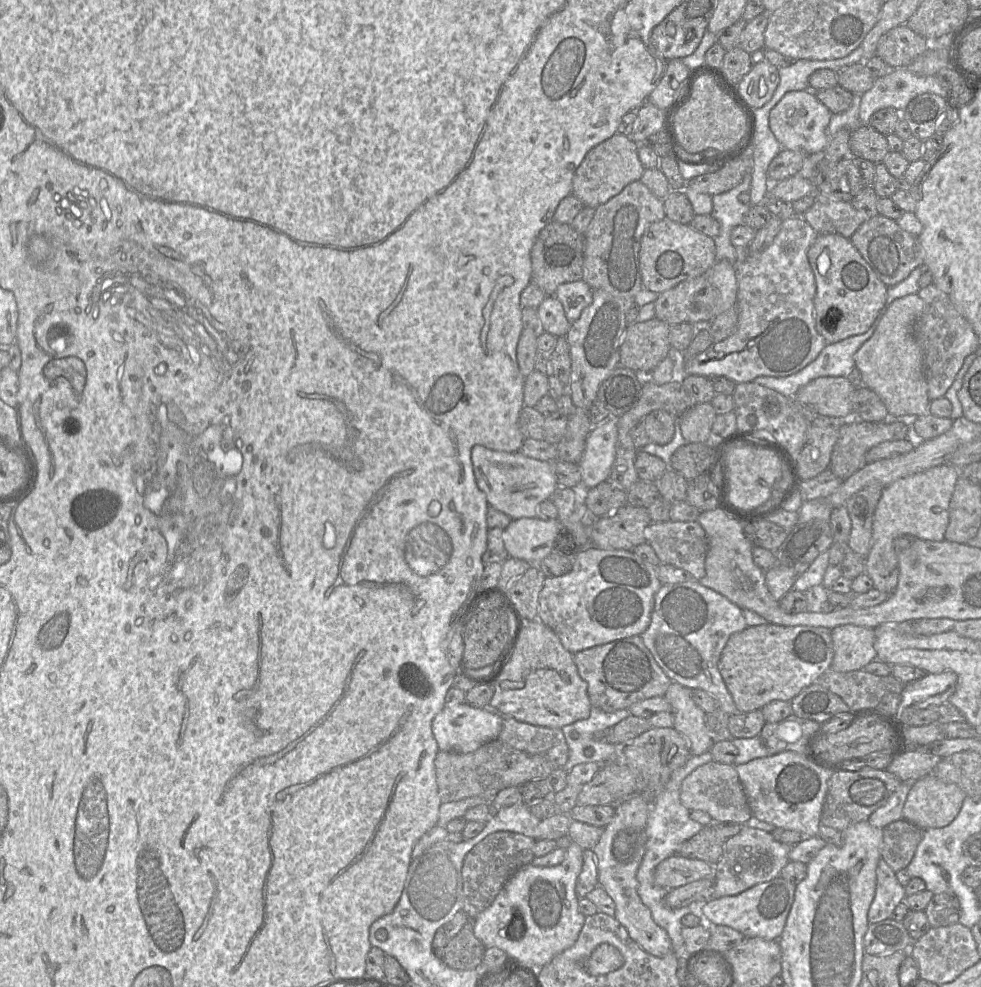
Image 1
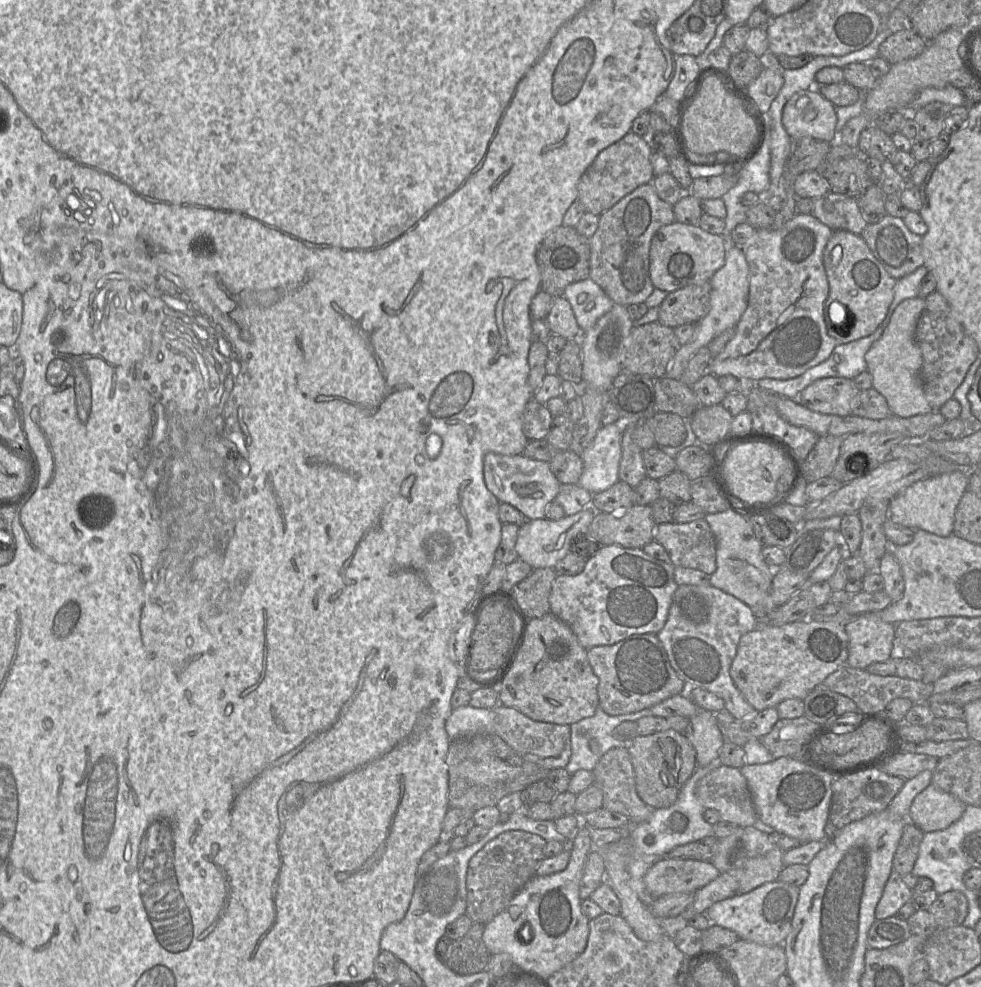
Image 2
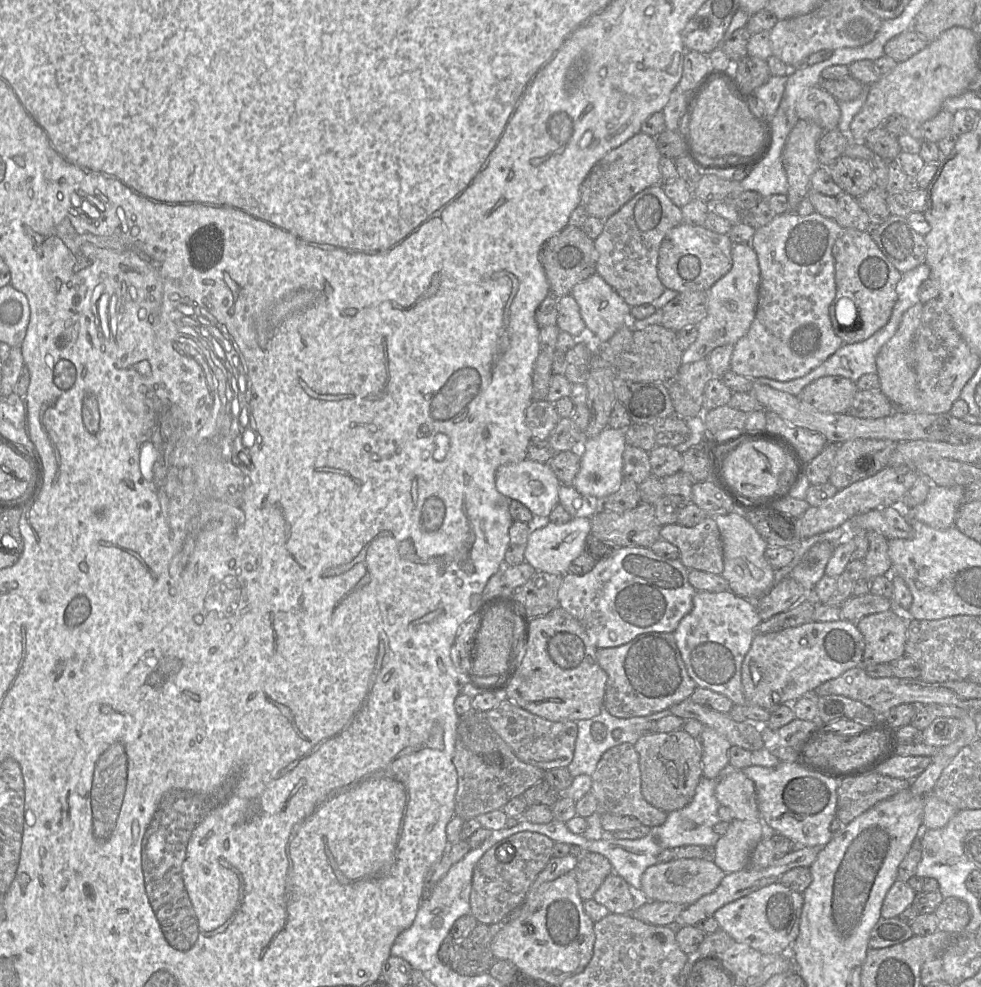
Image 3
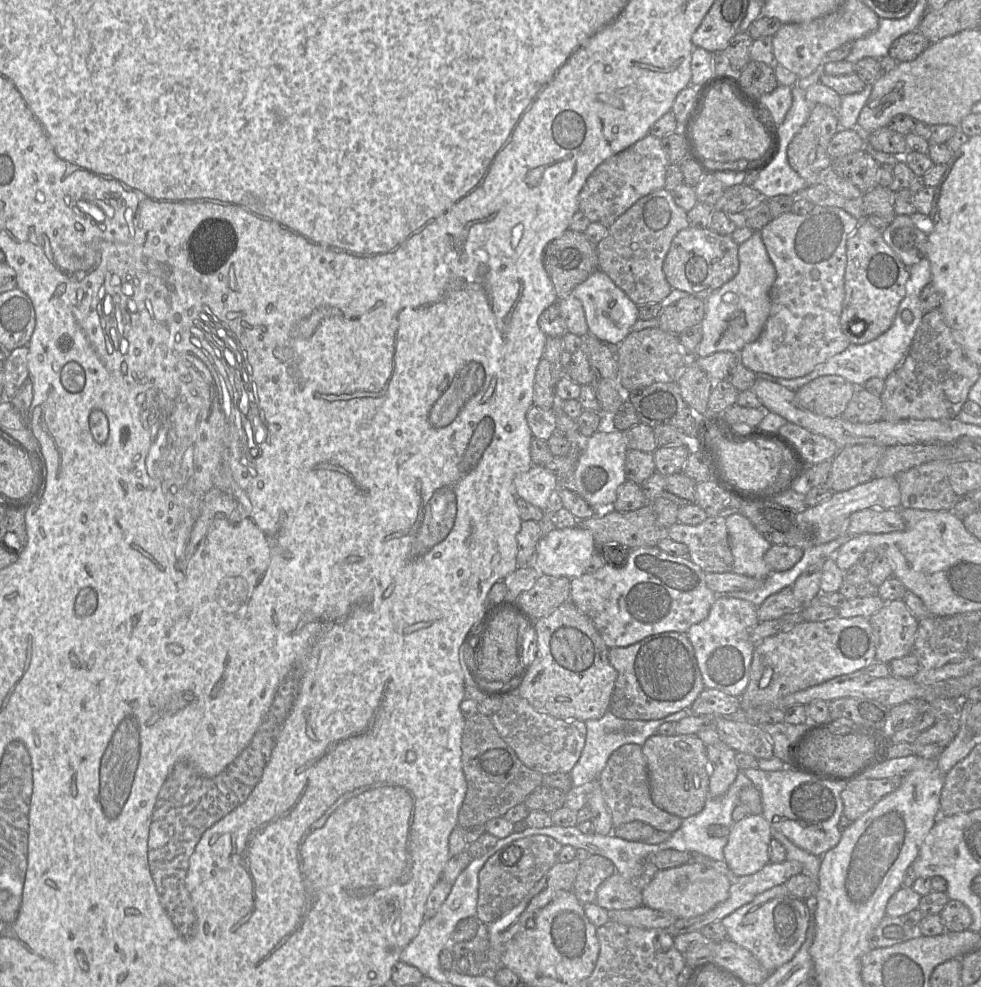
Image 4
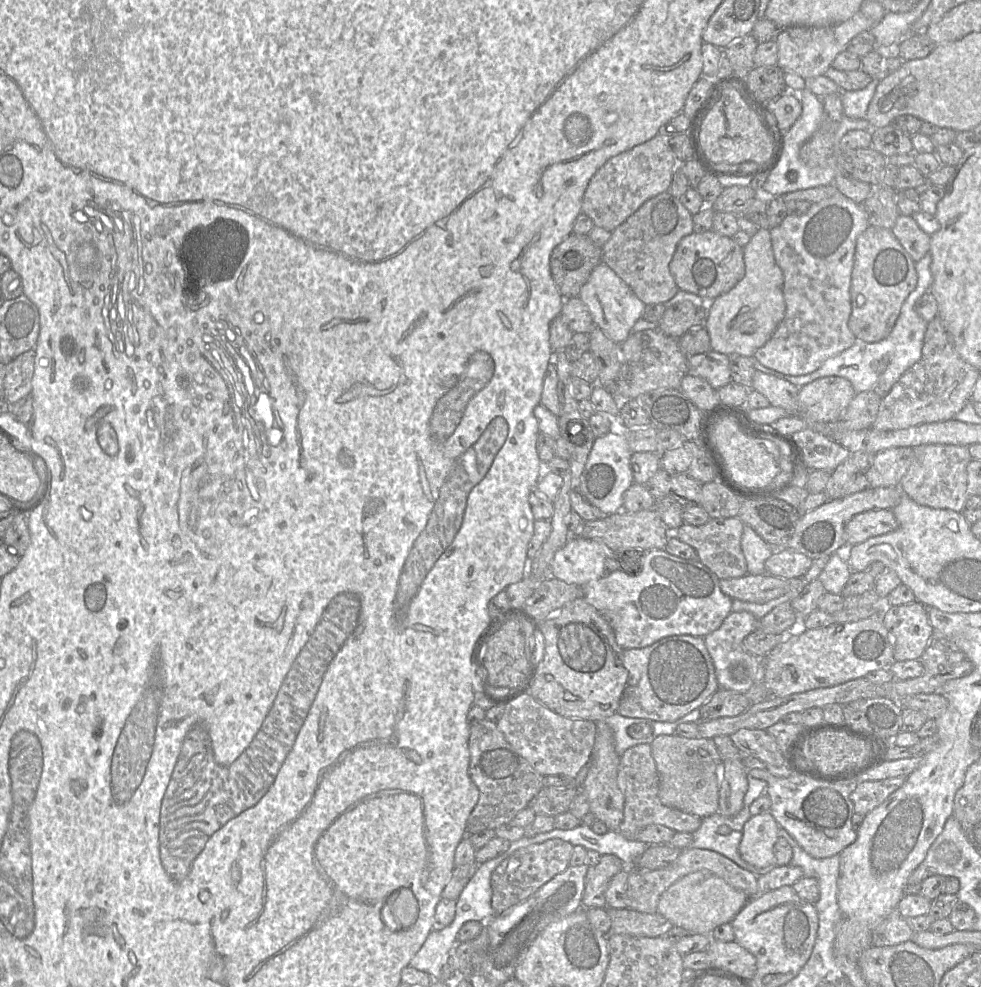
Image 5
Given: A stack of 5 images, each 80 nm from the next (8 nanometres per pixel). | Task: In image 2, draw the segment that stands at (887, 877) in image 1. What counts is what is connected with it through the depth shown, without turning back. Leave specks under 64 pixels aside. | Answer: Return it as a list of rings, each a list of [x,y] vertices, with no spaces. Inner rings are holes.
[[[893,869],[875,908],[875,918],[881,920],[894,916],[905,903],[911,900],[912,895],[912,890]]]

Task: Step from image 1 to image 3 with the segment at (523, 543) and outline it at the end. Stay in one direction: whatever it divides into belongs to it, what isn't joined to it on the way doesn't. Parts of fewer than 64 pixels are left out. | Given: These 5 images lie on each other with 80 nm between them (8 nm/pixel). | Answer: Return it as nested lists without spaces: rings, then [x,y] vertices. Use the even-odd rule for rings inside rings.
[[[574,517],[566,523],[555,524],[548,522],[533,529],[528,537],[525,549],[525,561],[536,571],[554,575],[568,573],[572,561],[585,552],[586,538],[591,532],[591,519],[588,517]]]

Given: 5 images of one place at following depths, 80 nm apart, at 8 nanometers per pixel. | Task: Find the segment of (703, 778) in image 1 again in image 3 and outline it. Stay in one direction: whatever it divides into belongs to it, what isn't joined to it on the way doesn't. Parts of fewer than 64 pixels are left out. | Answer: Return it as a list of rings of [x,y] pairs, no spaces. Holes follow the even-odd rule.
[[[742,770],[719,777],[715,794],[720,805],[732,811],[734,819],[760,821],[755,784]]]

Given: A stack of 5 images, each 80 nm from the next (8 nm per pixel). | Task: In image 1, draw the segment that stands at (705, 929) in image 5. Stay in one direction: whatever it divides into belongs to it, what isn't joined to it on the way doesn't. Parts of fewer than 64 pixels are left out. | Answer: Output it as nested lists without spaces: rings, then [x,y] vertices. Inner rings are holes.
[[[674,854],[657,865],[654,881],[669,892],[700,879],[713,878],[714,871],[710,863]]]

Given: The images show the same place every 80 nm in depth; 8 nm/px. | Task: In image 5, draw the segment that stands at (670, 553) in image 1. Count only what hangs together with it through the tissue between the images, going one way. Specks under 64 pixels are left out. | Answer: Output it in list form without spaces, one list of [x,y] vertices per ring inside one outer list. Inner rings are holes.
[[[738,517],[710,518],[700,526],[682,524],[672,532],[682,542],[695,549],[698,560],[719,579],[737,578],[747,574],[747,564],[741,549],[744,523]]]

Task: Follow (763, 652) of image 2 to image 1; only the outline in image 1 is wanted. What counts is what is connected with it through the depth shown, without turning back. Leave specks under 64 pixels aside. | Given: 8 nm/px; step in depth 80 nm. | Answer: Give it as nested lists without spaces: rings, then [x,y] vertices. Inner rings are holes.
[[[765,623],[731,635],[721,653],[718,669],[737,709],[752,712],[771,701],[790,702],[829,671],[833,657],[831,629]]]

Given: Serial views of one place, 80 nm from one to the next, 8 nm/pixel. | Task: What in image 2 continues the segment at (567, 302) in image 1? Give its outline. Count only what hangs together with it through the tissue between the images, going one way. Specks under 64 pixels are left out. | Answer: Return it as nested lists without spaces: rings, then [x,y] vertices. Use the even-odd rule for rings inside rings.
[[[590,278],[567,286],[563,297],[571,304],[582,332],[589,330],[614,305],[603,289]]]

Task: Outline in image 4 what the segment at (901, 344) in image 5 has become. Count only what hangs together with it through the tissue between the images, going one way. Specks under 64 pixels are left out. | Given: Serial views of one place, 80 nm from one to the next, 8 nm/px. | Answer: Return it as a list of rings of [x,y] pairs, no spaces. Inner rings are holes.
[[[928,258],[922,259],[909,268],[909,279],[906,283],[906,294],[897,310],[890,329],[877,339],[861,345],[851,344],[844,351],[834,355],[824,363],[818,364],[809,374],[793,379],[774,377],[766,373],[756,373],[758,378],[778,383],[790,390],[797,391],[813,379],[824,375],[839,375],[851,382],[856,388],[863,388],[871,378],[885,380],[901,365],[911,347],[916,331],[921,324],[923,312],[920,306],[920,294],[923,288],[931,282],[931,267]]]

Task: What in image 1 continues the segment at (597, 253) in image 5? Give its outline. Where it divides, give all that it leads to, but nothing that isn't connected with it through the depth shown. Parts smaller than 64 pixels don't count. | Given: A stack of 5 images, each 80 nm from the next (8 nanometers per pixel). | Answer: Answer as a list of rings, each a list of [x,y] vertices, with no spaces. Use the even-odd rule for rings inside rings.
[[[555,220],[549,222],[538,234],[532,246],[531,266],[533,281],[546,296],[553,296],[557,288],[564,283],[583,280],[585,238],[570,224]]]

